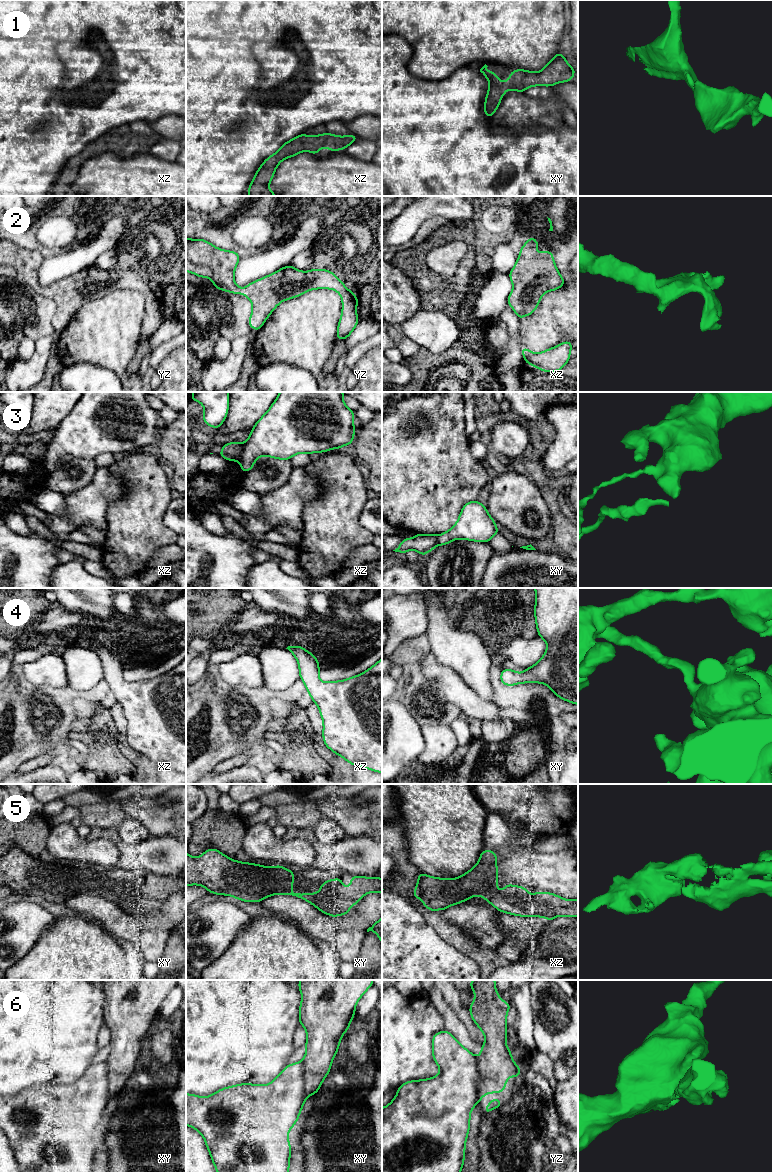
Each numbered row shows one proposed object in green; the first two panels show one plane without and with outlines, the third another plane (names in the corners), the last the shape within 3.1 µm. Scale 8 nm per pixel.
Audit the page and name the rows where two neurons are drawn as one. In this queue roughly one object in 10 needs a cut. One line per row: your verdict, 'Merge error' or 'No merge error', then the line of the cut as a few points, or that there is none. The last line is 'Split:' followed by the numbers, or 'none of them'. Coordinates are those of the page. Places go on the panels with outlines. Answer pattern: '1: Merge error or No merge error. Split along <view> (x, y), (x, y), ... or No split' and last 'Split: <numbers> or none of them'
1: No merge error. No split
2: No merge error. No split
3: Merge error. Split along xz (243, 444), (243, 452), (238, 460)
4: No merge error. No split
5: No merge error. No split
6: No merge error. No split
Split: 3

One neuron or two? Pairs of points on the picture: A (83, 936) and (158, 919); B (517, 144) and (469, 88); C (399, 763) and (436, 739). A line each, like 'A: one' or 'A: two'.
A: two
B: one
C: two

